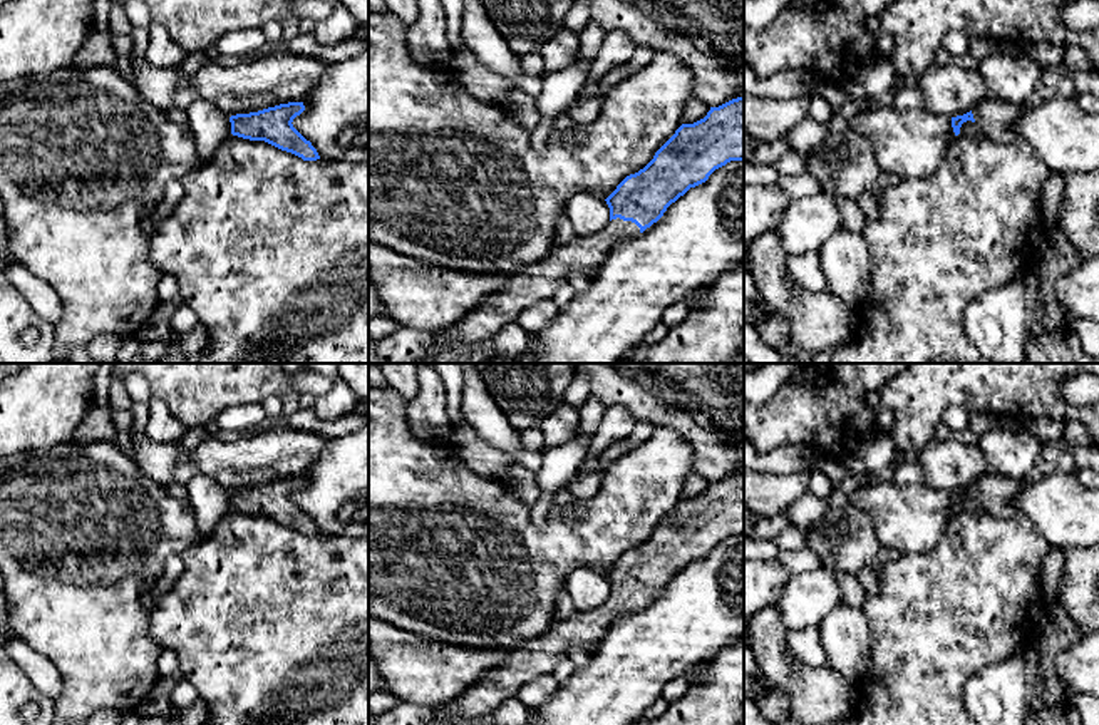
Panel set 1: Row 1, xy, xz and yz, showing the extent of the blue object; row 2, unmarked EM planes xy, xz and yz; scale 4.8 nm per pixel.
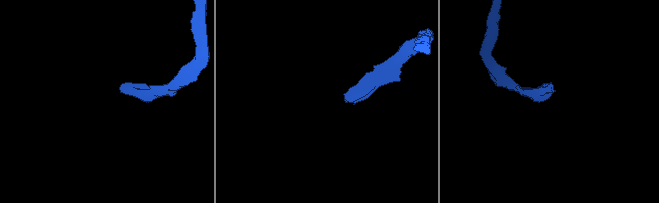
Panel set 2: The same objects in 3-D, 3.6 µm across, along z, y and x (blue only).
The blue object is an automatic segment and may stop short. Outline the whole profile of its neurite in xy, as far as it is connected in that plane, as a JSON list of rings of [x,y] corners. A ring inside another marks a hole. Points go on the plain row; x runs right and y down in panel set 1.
[[[288,477],[258,487],[236,489],[230,492],[231,509],[250,516],[265,516],[303,536],[317,536],[320,534],[317,524],[292,499],[303,486],[303,477]]]

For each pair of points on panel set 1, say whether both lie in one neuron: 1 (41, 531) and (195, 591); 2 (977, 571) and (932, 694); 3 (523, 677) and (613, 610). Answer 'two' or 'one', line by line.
1: two
2: one
3: one

